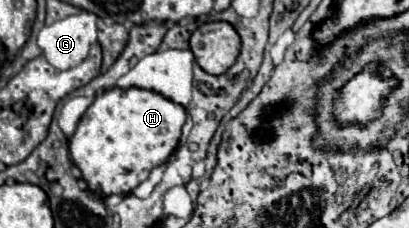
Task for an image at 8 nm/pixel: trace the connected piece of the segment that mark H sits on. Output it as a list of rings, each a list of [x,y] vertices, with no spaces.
[[[110,88],[96,96],[70,138],[70,156],[92,192],[130,194],[152,168],[168,160],[178,146],[186,108],[144,88]]]

